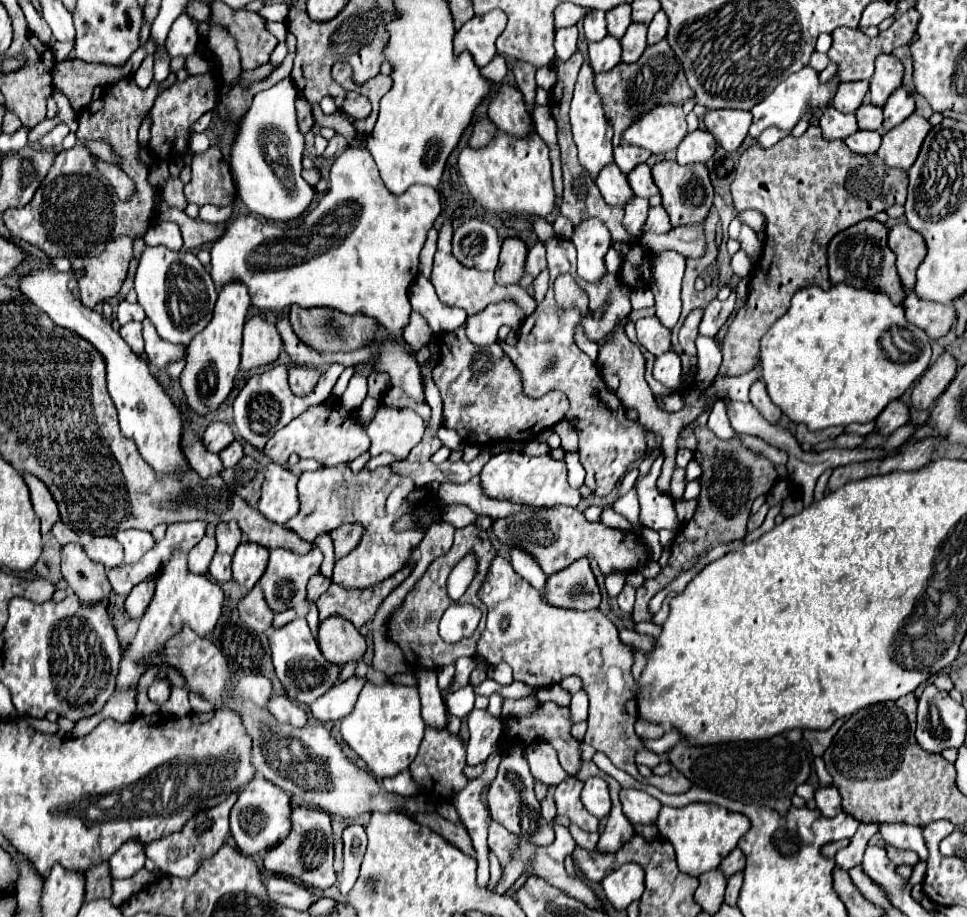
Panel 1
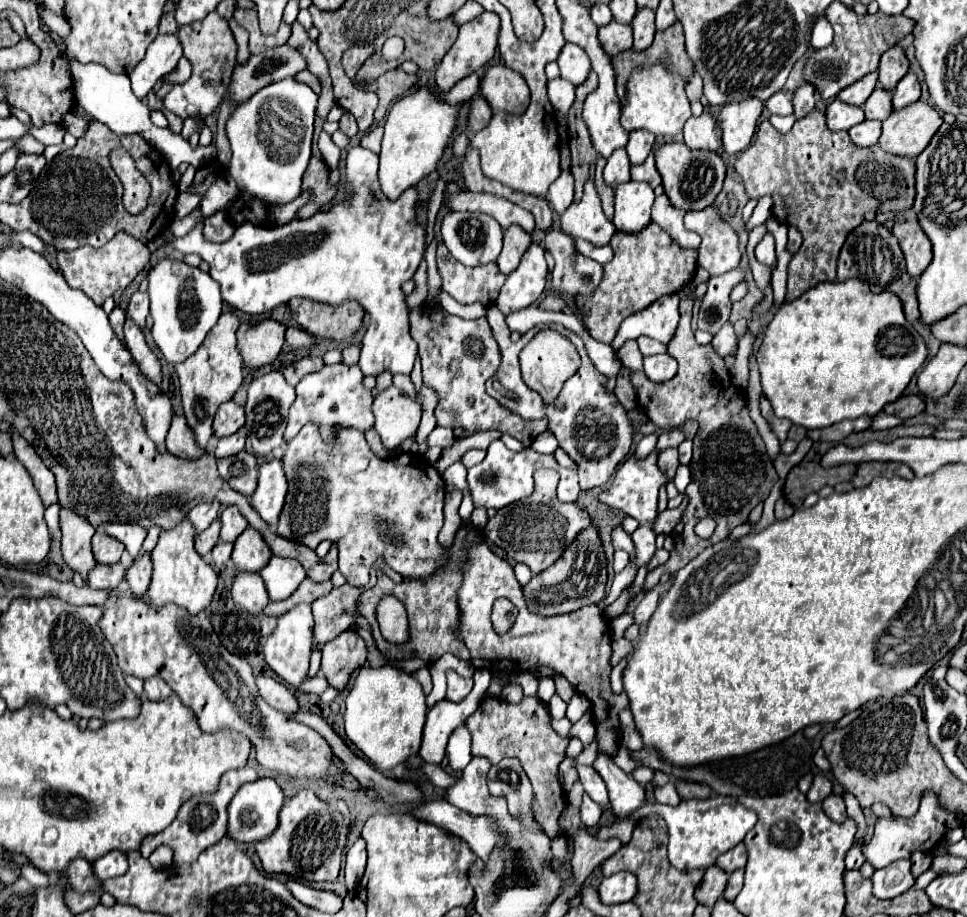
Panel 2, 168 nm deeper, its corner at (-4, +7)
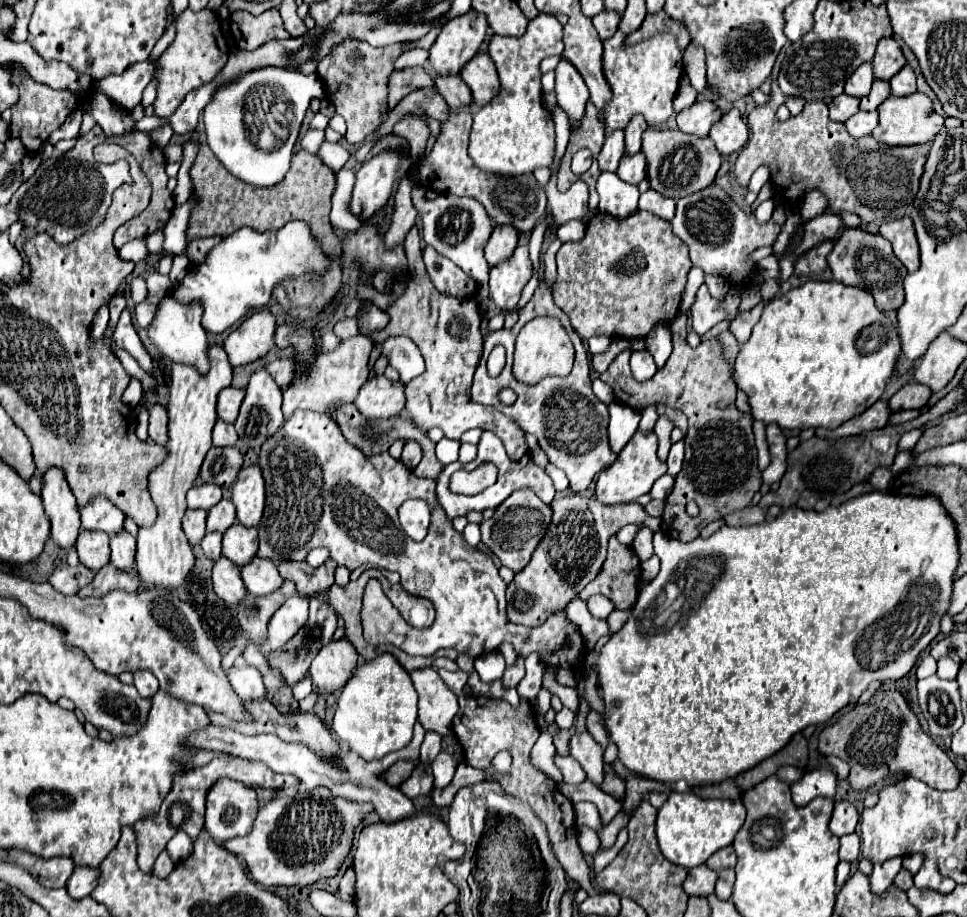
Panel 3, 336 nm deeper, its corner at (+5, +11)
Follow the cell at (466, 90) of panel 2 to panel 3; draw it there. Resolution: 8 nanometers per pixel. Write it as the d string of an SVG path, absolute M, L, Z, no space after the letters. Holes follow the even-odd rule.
M406 114L394 126L394 134L408 140L410 143L410 157L414 162L419 162L425 156L428 126L426 126L426 122L422 122L422 118L416 118L412 114Z

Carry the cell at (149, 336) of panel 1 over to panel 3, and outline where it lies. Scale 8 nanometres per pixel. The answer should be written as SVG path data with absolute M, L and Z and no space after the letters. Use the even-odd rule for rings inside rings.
M142 302L135 307L135 317L138 325L147 328L154 318L157 306Z

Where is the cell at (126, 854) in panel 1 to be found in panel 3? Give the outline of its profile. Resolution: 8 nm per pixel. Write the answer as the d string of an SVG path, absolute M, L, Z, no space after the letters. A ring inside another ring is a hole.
M76 868L74 874L70 876L68 884L66 884L66 892L70 894L70 898L74 900L82 900L86 896L90 896L90 892L96 888L98 884L98 868Z

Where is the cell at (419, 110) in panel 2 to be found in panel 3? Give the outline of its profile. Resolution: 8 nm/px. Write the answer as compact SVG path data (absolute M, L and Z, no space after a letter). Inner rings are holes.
M392 150L364 162L356 172L356 184L348 202L350 212L360 220L368 220L388 202L394 182L408 174L410 166L412 160L406 154Z

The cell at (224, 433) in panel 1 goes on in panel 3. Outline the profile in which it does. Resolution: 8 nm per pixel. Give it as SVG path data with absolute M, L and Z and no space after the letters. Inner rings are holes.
M224 388L218 396L218 416L222 420L228 420L228 422L234 422L236 416L238 416L238 410L240 410L240 404L244 400L244 390L242 388Z

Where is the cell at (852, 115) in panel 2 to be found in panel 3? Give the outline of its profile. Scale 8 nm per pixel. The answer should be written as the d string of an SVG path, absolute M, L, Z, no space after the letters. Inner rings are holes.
M840 94L830 102L830 120L834 122L846 122L852 114L858 112L858 98L848 96L848 94Z

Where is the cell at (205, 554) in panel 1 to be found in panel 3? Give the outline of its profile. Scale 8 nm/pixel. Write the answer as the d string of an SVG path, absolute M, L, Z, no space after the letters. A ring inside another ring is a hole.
M188 508L186 514L184 514L184 520L182 520L182 528L184 528L190 544L200 542L206 534L206 512Z

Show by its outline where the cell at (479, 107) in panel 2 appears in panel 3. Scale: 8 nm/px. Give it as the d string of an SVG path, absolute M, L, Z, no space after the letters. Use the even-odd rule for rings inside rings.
M436 76L436 90L452 110L472 104L472 94L460 76Z

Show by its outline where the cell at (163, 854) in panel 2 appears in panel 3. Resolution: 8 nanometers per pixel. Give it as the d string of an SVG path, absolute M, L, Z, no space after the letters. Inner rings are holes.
M178 832L170 842L168 842L168 854L172 858L172 862L180 862L180 860L186 860L188 854L192 854L192 848L194 848L194 840L186 834L186 832Z

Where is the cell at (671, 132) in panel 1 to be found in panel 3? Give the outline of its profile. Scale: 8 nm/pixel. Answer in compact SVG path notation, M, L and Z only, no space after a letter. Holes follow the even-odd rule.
M622 32L604 40L604 78L612 88L612 98L604 106L606 126L608 130L626 128L634 114L642 114L650 126L658 126L674 114L672 100L684 76L682 50L670 32L660 32L634 46L626 46L624 40Z

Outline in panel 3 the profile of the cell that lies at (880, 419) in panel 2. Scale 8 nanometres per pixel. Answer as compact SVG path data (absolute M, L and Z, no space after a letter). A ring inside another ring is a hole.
M900 410L900 412L894 412L894 414L892 414L890 422L892 422L892 424L904 424L904 422L914 420L914 418L918 418L918 416L920 416L918 410Z

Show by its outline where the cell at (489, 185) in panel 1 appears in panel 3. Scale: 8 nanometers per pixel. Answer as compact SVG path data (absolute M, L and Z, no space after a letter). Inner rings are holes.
M540 14L530 20L528 32L522 38L492 36L490 56L498 68L500 92L474 114L468 152L478 168L496 174L520 176L552 164L554 122L542 104L540 62L554 54L560 56L562 50L562 26L548 14Z

